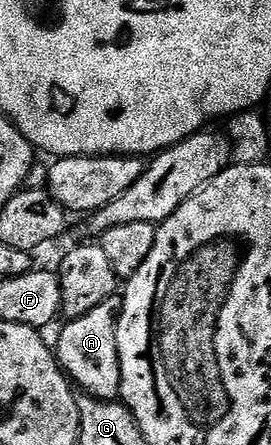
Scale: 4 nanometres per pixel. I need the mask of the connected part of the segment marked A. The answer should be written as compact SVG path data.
M118 294L110 295L97 309L89 309L81 317L64 322L59 331L59 340L53 343L55 358L82 394L92 395L100 401L115 401L120 398L121 361L117 353L117 329L119 313L123 309L122 298Z

